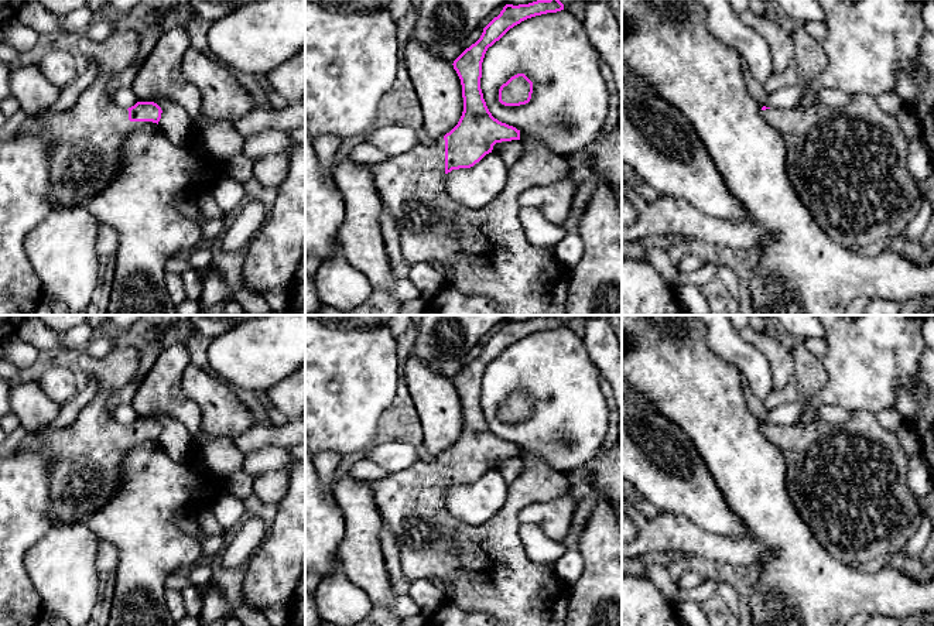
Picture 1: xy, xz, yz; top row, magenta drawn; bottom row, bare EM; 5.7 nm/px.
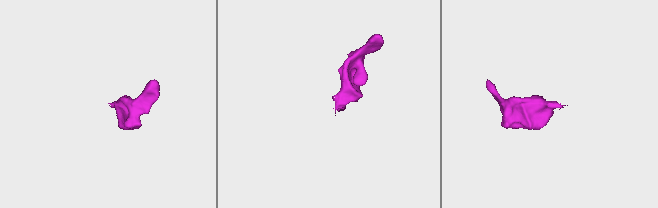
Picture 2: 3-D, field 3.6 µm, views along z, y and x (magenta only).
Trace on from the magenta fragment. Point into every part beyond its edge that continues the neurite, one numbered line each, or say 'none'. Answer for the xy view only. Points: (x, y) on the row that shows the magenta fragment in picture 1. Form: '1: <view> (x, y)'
1: xy (86, 142)

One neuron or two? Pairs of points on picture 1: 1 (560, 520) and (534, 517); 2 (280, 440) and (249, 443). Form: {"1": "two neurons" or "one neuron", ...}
{"1": "one neuron", "2": "one neuron"}

